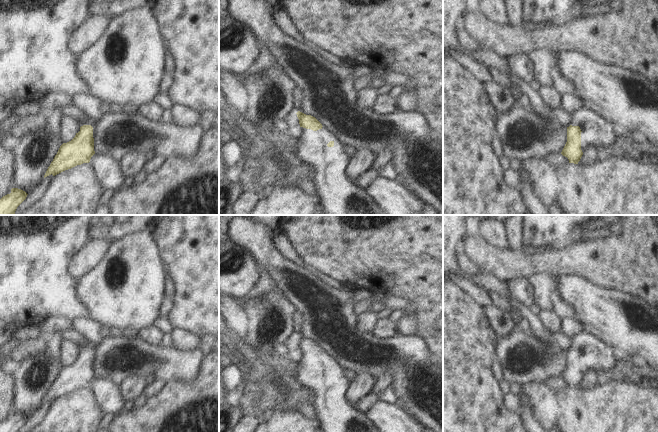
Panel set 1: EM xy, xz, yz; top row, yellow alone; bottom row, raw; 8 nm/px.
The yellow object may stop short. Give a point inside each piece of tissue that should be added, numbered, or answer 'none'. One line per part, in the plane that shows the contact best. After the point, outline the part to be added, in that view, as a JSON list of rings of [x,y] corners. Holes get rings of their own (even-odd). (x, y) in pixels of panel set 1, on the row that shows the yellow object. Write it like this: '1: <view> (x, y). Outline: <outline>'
1: yz (596, 131). Outline: [[[582,108],[573,114],[572,126],[581,129],[581,150],[585,152],[590,147],[602,146],[611,149],[617,141],[615,126],[602,119],[588,108]]]

